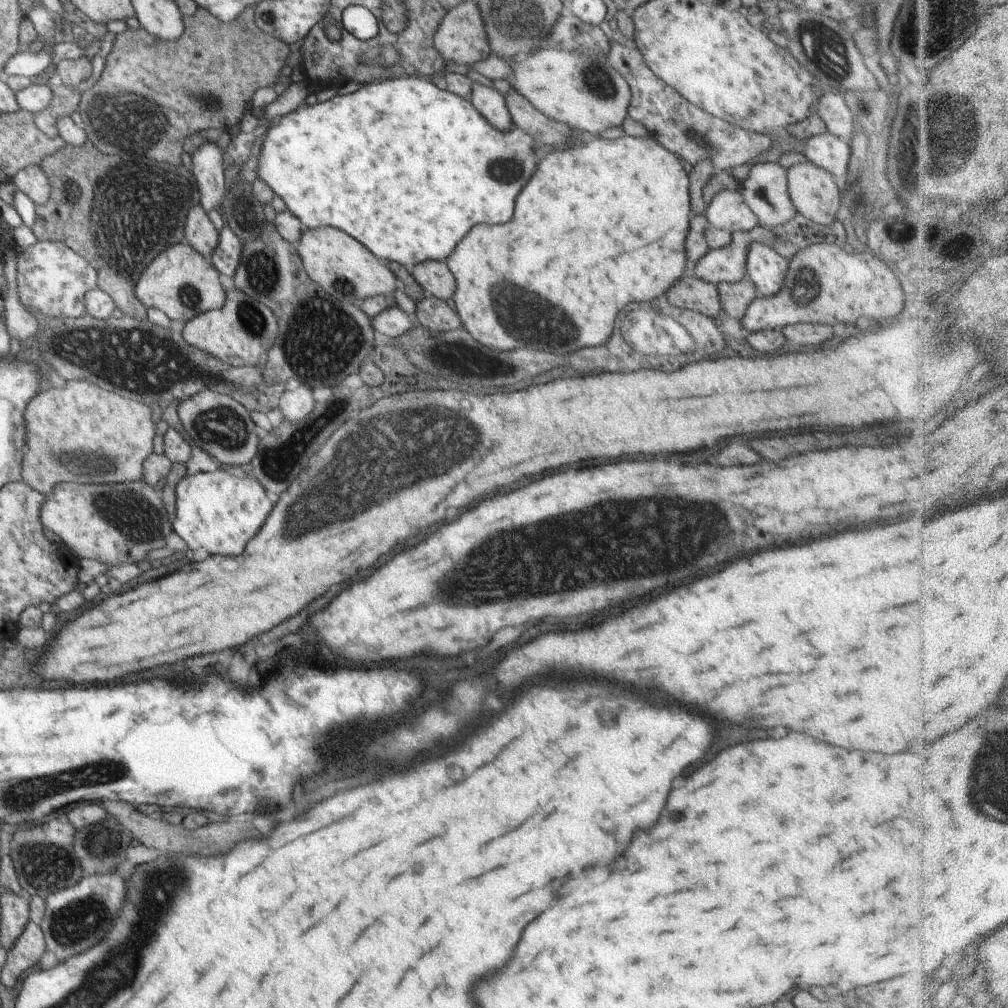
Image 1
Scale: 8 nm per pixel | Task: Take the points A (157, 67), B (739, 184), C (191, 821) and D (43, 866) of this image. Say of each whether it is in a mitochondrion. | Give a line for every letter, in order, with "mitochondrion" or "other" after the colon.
A: other
B: other
C: other
D: mitochondrion

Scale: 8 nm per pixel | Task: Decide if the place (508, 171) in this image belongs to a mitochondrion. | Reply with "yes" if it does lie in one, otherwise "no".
yes

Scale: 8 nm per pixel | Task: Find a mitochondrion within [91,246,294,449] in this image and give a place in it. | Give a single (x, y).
(260, 274)

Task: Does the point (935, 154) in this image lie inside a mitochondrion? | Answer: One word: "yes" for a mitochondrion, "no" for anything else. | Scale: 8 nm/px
yes

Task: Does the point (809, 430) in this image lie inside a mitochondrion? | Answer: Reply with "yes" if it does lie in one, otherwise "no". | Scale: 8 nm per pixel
no

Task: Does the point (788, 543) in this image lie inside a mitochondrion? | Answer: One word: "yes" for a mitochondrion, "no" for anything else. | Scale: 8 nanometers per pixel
no

